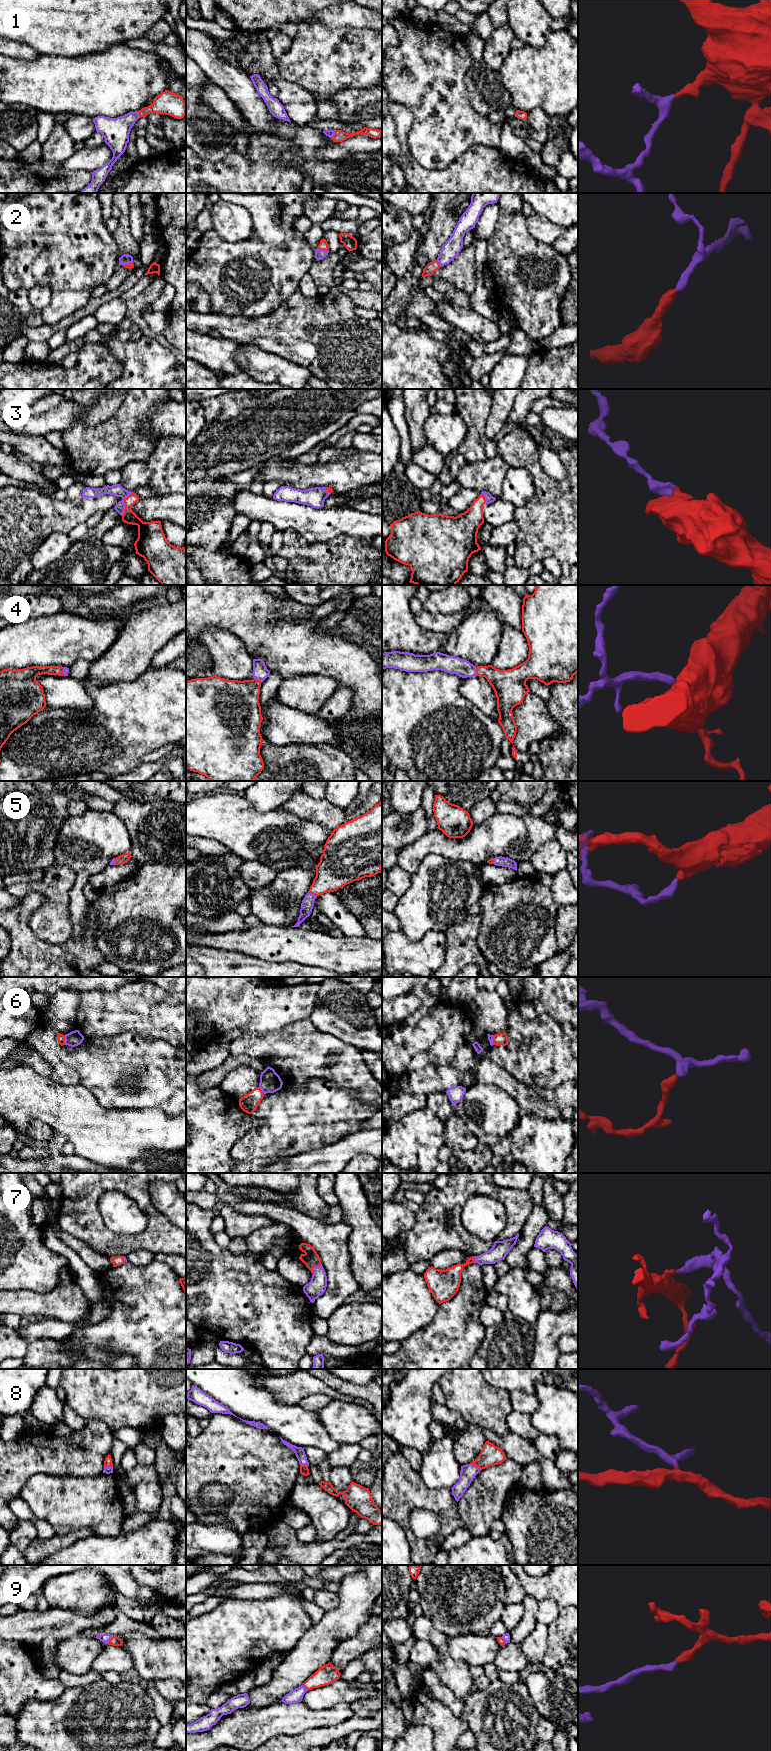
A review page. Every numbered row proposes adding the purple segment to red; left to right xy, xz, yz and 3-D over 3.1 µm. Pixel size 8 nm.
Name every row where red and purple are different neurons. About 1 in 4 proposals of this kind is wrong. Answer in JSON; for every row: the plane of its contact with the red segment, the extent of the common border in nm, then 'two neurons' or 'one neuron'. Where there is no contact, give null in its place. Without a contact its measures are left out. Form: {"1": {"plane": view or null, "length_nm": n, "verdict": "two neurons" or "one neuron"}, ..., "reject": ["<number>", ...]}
{"1": {"plane": "xz", "length_nm": 70, "verdict": "one neuron"}, "2": {"plane": "xz", "length_nm": 100, "verdict": "one neuron"}, "3": {"plane": "xy", "length_nm": 220, "verdict": "one neuron"}, "4": {"plane": "xz", "length_nm": 70, "verdict": "one neuron"}, "5": {"plane": "xz", "length_nm": 80, "verdict": "one neuron"}, "6": {"plane": "xy", "length_nm": 80, "verdict": "two neurons"}, "7": {"plane": "xz", "length_nm": 120, "verdict": "one neuron"}, "8": {"plane": "yz", "length_nm": 110, "verdict": "one neuron"}, "9": {"plane": "xy", "length_nm": 80, "verdict": "one neuron"}, "reject": ["6"]}

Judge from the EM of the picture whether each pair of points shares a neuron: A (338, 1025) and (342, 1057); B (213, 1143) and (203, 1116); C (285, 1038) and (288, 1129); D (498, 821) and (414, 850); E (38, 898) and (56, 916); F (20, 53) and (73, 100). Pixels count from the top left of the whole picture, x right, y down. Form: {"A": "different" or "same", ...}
{"A": "different", "B": "same", "C": "different", "D": "same", "E": "different", "F": "different"}

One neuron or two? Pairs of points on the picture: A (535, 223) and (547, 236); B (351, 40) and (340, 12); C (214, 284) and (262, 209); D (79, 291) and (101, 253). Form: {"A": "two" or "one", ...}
{"A": "one", "B": "two", "C": "one", "D": "one"}

